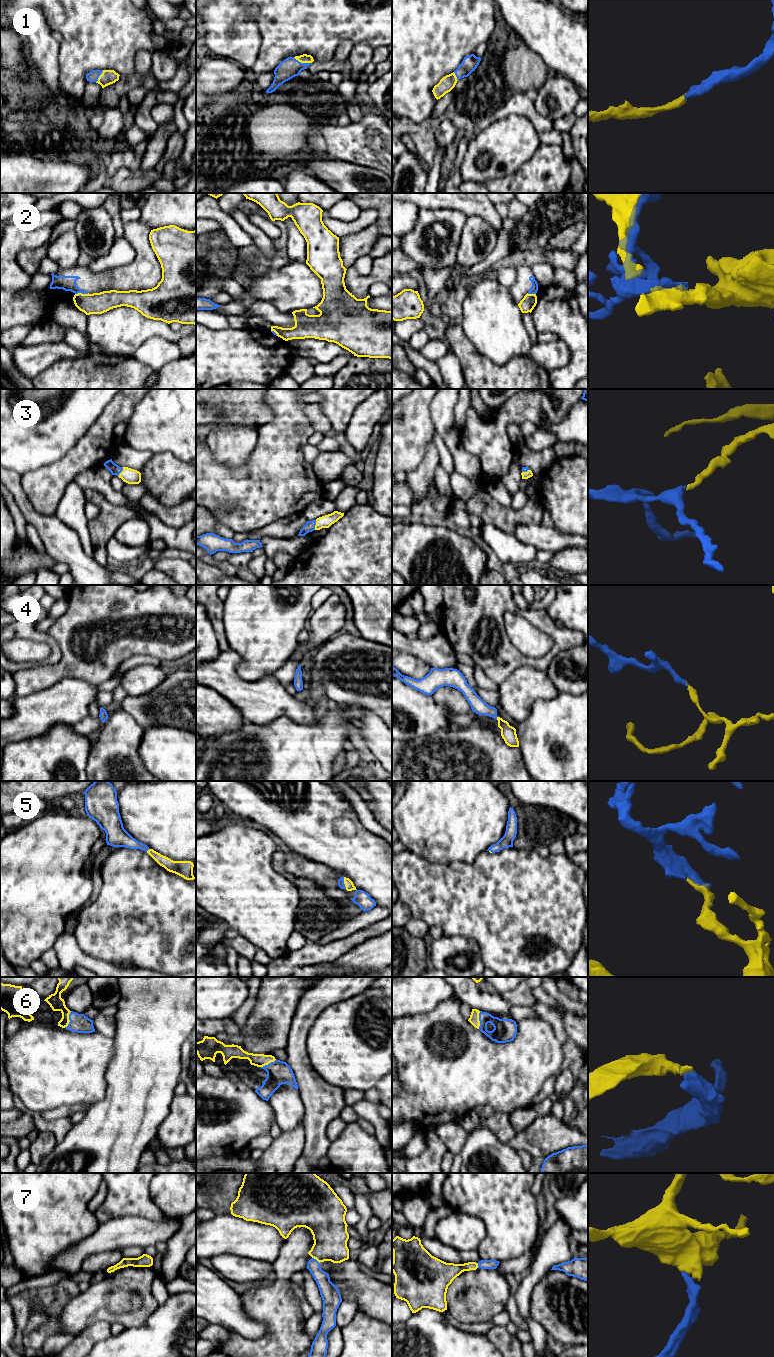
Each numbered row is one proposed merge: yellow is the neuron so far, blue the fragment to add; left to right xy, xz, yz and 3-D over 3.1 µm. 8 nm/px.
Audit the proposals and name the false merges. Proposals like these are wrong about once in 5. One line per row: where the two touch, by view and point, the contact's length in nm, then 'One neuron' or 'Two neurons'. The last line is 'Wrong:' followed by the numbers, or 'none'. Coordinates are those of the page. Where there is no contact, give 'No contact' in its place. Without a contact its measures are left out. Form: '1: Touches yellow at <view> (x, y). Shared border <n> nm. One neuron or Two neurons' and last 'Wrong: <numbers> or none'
1: Touches yellow at xz (302, 62). Shared border 150 nm. One neuron
2: Touches yellow at xy (81, 293). Shared border 110 nm. Two neurons
3: Touches yellow at xz (315, 525). Shared border 80 nm. One neuron
4: Touches yellow at yz (497, 718). Shared border 40 nm. One neuron
5: Touches yellow at xz (344, 883). Shared border 100 nm. One neuron
6: Touches yellow at xy (69, 1020). Shared border 150 nm. One neuron
7: Touches yellow at xz (316, 1259). Shared border 80 nm. One neuron
Wrong: 2

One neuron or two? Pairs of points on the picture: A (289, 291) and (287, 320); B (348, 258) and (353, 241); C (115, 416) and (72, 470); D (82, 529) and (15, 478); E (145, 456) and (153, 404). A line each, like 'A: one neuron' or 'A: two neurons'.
A: two neurons
B: one neuron
C: one neuron
D: two neurons
E: two neurons

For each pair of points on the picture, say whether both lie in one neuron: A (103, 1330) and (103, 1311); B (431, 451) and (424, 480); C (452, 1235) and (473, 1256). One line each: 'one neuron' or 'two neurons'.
A: two neurons
B: one neuron
C: two neurons

